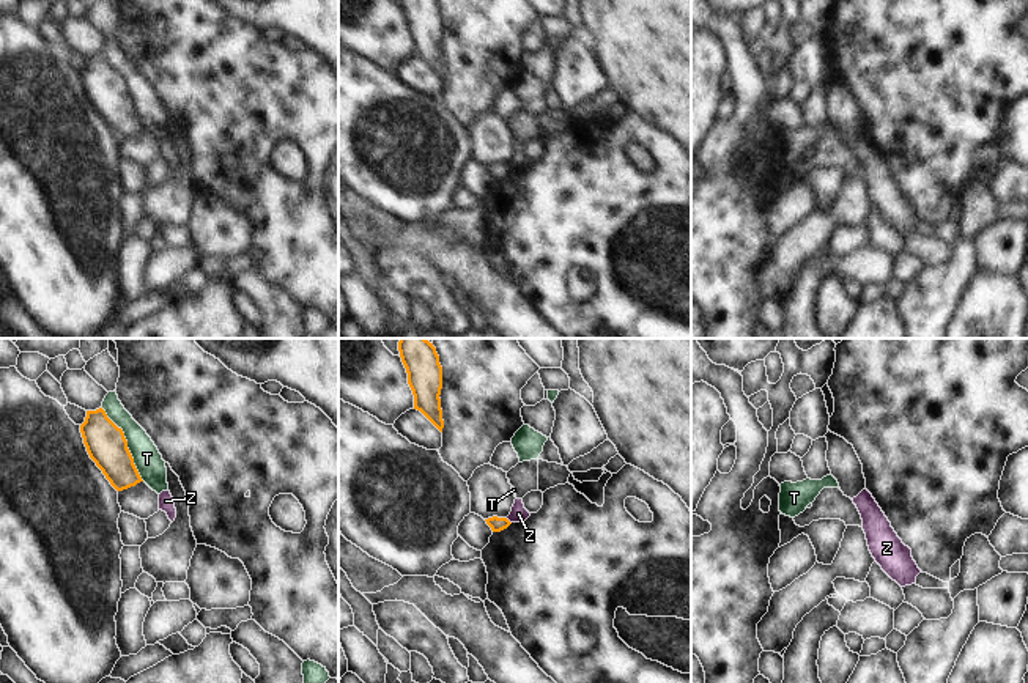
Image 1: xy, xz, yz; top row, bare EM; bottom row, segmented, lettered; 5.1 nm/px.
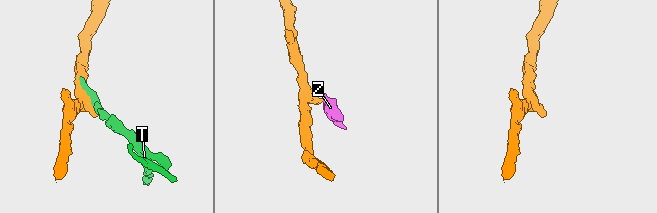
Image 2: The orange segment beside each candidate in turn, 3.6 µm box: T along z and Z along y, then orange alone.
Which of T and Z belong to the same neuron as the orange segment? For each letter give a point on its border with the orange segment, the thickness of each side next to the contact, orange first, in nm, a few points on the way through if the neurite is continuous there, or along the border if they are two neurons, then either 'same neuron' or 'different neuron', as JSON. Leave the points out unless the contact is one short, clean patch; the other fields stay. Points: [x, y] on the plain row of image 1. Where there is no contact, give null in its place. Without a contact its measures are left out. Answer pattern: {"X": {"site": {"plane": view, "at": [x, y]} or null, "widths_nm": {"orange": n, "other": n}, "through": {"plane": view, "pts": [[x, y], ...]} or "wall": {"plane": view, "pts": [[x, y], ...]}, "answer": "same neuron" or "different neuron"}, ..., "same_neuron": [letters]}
{"T": {"site": {"plane": "xy", "at": [126, 92]}, "widths_nm": {"orange": 200, "other": 140}, "answer": "different neuron"}, "Z": {"site": {"plane": "xz", "at": [509, 169]}, "widths_nm": {"orange": 70, "other": 90}, "wall": {"plane": "xz", "pts": [[506, 166], [510, 170]]}, "answer": "different neuron"}, "same_neuron": []}

